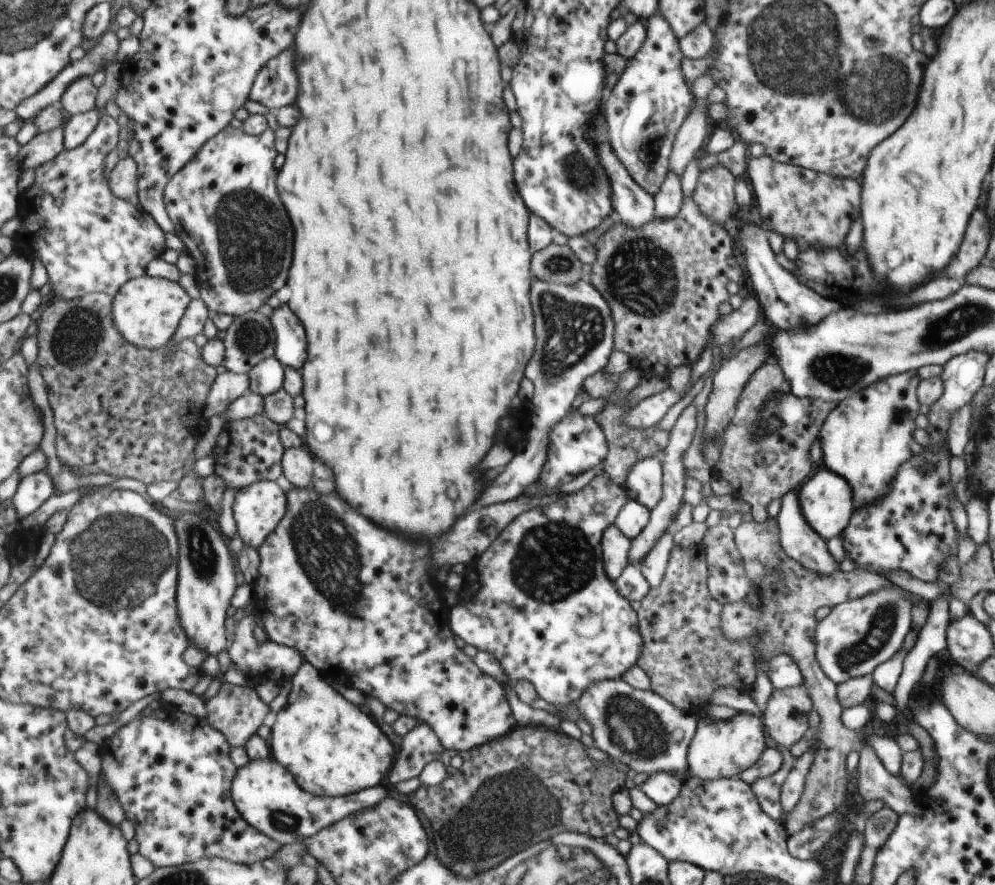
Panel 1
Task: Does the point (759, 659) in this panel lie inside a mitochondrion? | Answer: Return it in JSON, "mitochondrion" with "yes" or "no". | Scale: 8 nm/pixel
{"mitochondrion":"no"}

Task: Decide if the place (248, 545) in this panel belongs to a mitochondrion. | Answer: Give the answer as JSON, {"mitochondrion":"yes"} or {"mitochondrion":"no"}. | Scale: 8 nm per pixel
{"mitochondrion":"no"}

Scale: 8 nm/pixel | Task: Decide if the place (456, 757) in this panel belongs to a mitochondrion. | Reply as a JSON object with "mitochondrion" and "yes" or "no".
{"mitochondrion":"no"}

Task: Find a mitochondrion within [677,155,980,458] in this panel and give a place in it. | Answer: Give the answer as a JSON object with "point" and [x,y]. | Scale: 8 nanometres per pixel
{"point":[838,371]}

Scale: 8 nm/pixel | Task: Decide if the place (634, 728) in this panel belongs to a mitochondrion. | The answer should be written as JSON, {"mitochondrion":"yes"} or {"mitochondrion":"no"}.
{"mitochondrion":"yes"}

